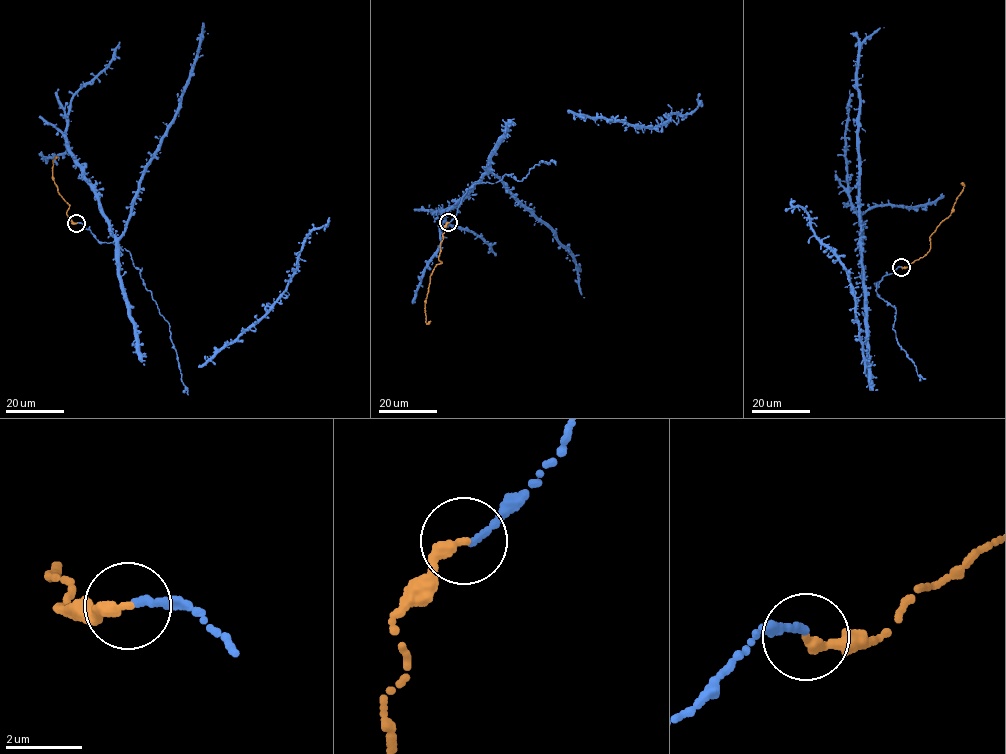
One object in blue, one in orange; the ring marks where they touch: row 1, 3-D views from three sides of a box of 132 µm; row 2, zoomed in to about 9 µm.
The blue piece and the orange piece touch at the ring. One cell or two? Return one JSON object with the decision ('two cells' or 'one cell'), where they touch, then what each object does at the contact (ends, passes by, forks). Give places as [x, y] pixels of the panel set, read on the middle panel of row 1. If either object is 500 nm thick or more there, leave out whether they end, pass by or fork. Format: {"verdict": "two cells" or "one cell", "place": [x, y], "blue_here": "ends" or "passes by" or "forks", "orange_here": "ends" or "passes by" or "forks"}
{"verdict": "one cell", "place": [448, 222], "blue_here": "ends", "orange_here": "ends"}

